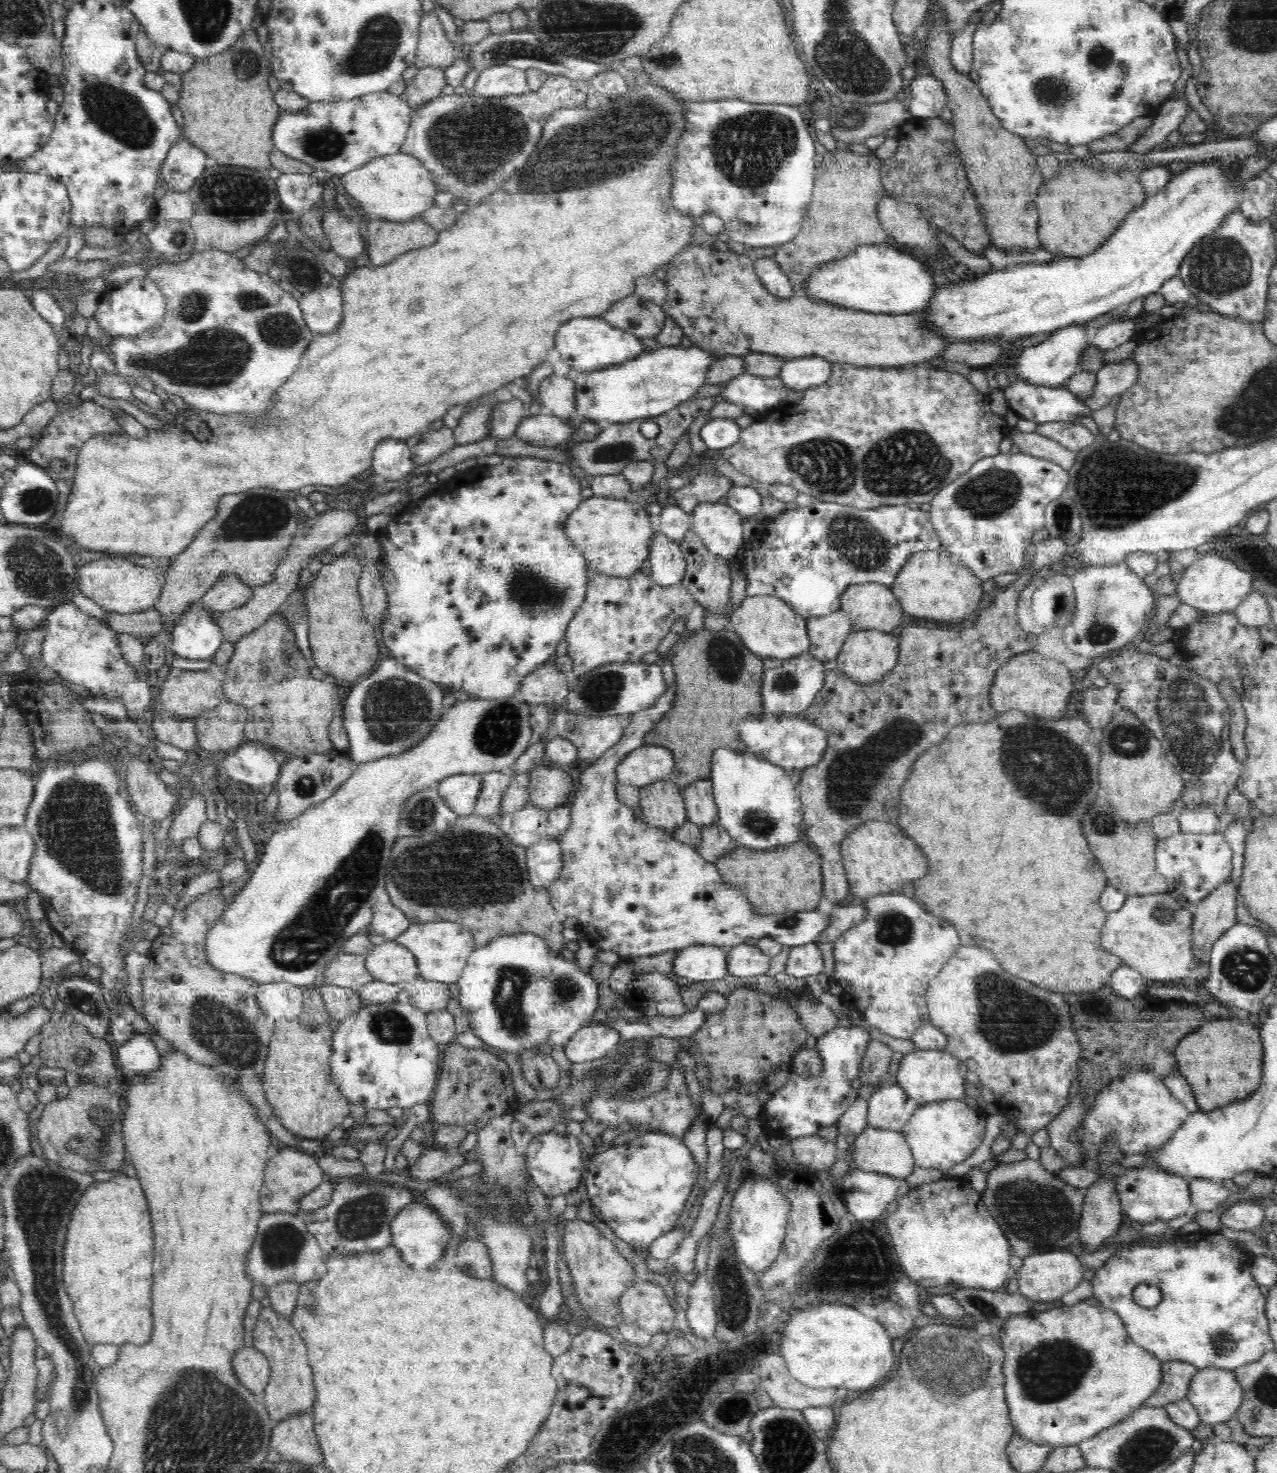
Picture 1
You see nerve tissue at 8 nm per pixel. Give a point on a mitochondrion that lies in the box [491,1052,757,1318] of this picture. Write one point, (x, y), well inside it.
(637, 1077)

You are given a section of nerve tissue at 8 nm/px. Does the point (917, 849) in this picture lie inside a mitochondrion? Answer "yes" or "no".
no

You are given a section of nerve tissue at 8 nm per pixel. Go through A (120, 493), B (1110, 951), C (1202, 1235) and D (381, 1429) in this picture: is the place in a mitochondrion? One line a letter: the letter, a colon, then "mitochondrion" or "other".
A: other
B: other
C: other
D: other

